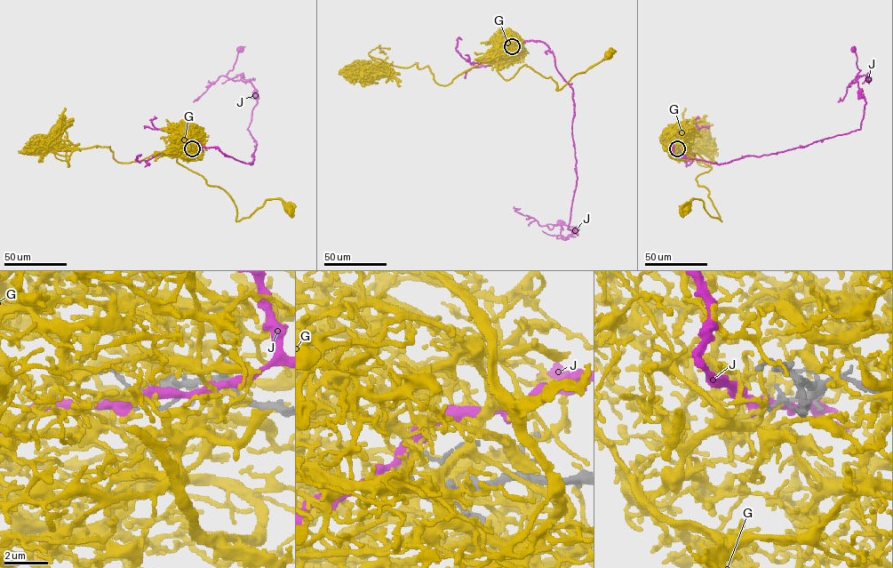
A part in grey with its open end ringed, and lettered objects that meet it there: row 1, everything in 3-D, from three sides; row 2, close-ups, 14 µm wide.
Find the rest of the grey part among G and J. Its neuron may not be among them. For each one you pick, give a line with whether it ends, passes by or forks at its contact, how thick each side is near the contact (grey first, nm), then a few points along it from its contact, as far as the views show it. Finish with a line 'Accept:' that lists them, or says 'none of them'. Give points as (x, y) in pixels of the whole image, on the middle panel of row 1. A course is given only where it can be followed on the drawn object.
G: it passes by; 240 nm thick on the grey side, 220 nm on the other; it runs (513, 46), (498, 60), (498, 72), (505, 79), (525, 65), (550, 77), (557, 90), (608, 55)
Accept: G

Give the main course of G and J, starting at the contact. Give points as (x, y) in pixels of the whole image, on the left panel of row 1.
G: (192, 148), (193, 154), (179, 153), (177, 162), (223, 189), (236, 220), (267, 200), (280, 199), (288, 208)
J: (191, 149), (217, 147), (252, 163), (257, 145), (247, 128), (257, 102), (254, 86), (227, 76), (240, 48)

